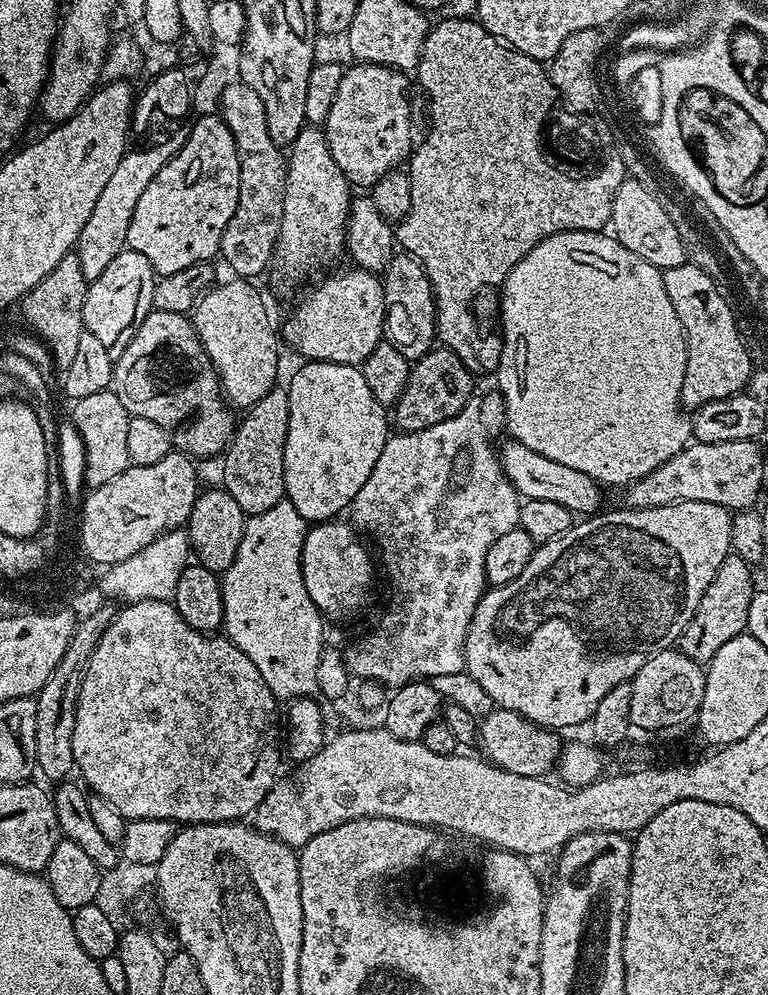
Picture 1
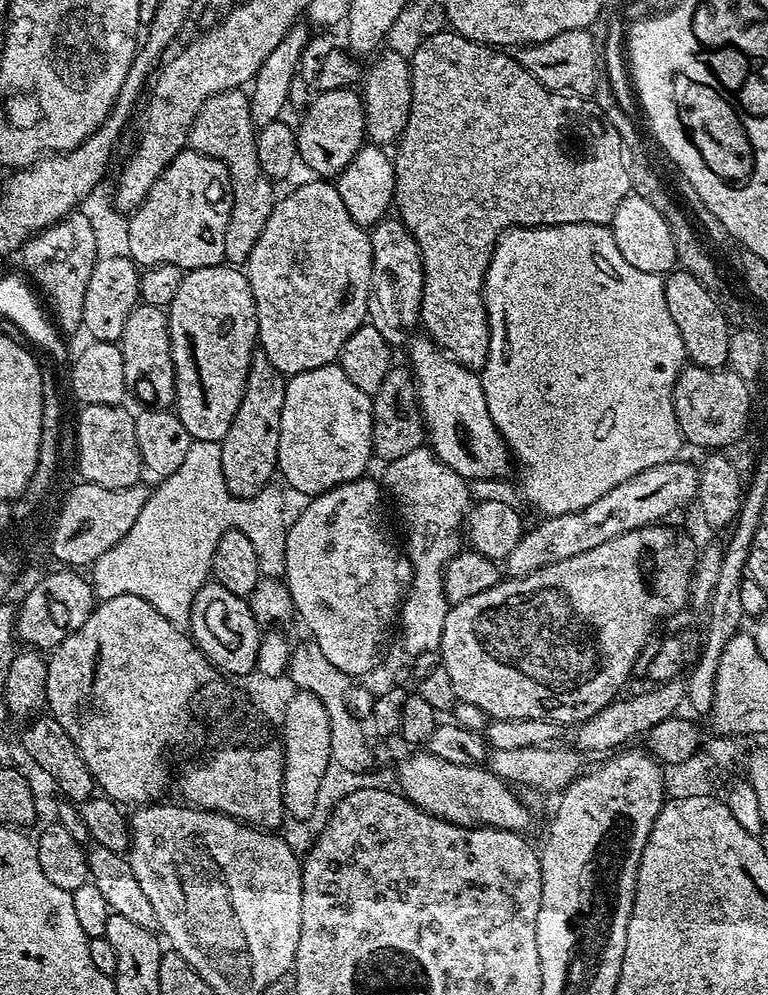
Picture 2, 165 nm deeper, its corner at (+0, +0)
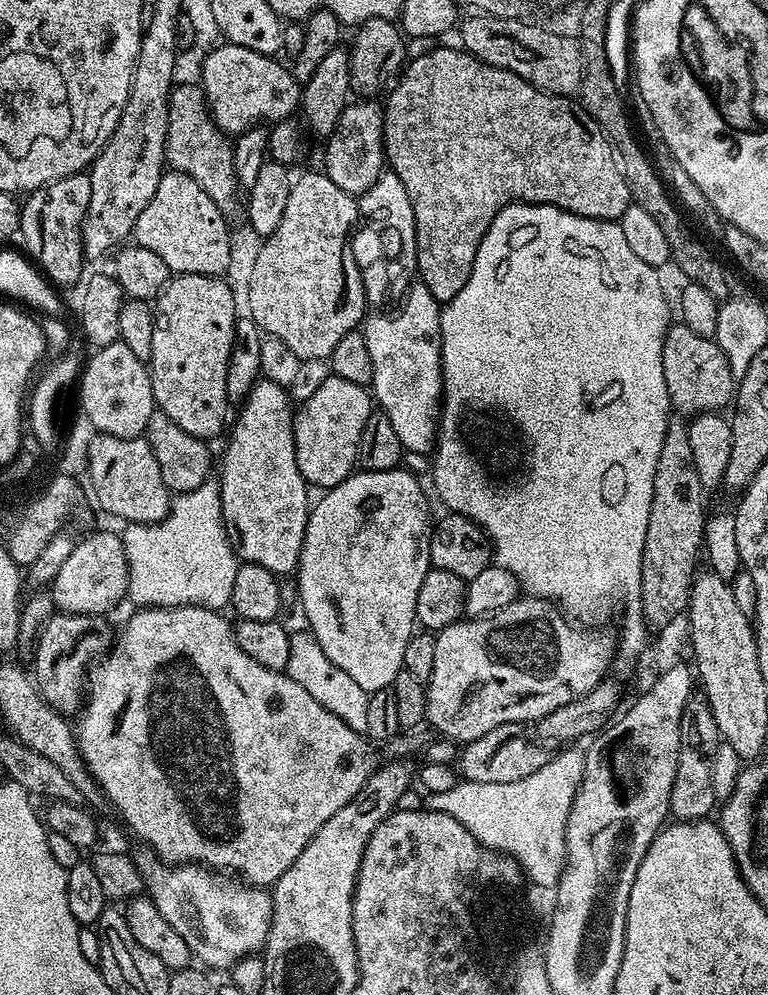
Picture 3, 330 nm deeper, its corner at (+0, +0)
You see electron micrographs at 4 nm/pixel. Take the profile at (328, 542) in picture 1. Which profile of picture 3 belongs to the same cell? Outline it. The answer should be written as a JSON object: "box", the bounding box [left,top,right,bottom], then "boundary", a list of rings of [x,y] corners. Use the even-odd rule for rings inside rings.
{"box":[294,466,434,694],"boundary":[[[397,466],[390,470],[381,472],[369,472],[367,470],[353,471],[352,475],[346,477],[338,486],[327,489],[324,499],[310,508],[306,530],[302,538],[302,550],[300,551],[300,564],[295,570],[294,581],[298,589],[298,605],[304,611],[308,619],[307,627],[312,636],[322,648],[330,662],[339,670],[350,674],[354,682],[358,684],[364,693],[371,694],[383,688],[392,688],[400,671],[405,669],[403,655],[406,644],[410,642],[416,622],[416,603],[418,602],[418,590],[422,590],[422,578],[426,578],[428,569],[432,567],[430,558],[430,538],[434,527],[434,516],[428,513],[428,496],[424,488],[408,472],[403,472],[403,467]]]}

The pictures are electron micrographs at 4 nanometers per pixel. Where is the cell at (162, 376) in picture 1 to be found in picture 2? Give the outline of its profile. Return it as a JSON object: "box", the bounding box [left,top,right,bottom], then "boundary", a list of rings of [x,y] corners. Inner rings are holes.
{"box":[118,303,176,408],"boundary":[[[137,303],[130,318],[126,318],[126,330],[122,330],[118,343],[124,354],[124,371],[134,382],[134,396],[136,392],[139,403],[168,408],[176,399],[176,371],[172,365],[167,311],[153,304]]]}

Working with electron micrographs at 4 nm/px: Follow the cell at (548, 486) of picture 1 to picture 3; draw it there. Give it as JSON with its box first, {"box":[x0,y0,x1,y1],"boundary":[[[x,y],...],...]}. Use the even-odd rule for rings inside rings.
{"box":[362,282,444,454],"boundary":[[[416,282],[399,307],[377,311],[372,314],[376,316],[369,315],[362,324],[370,362],[374,362],[370,392],[375,407],[390,418],[390,426],[405,453],[428,454],[436,443],[438,409],[444,386],[444,375],[440,373],[441,311],[441,301],[430,294],[424,283]]]}

